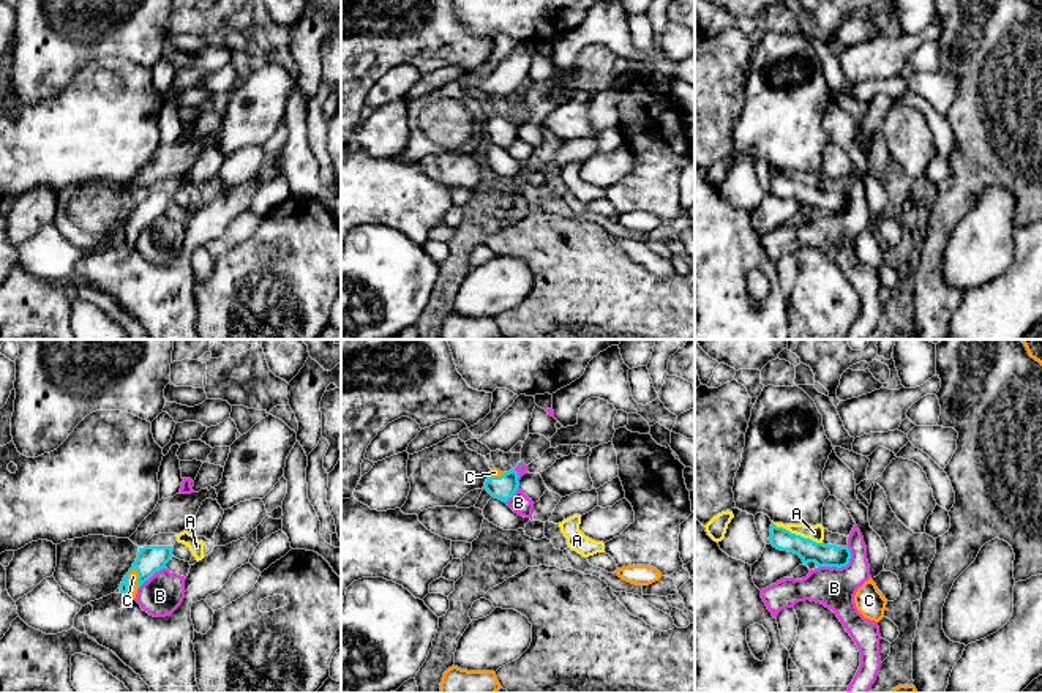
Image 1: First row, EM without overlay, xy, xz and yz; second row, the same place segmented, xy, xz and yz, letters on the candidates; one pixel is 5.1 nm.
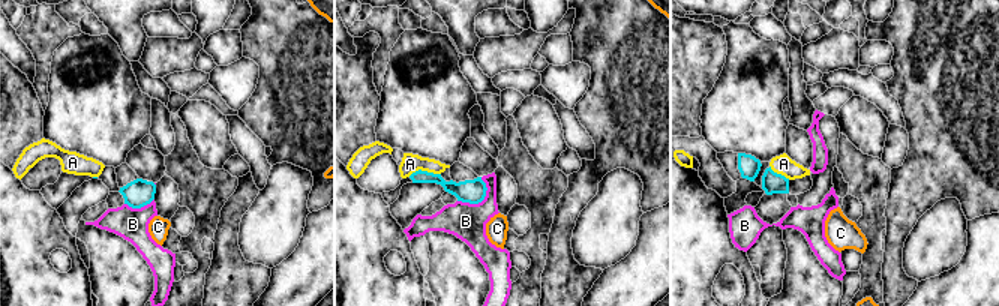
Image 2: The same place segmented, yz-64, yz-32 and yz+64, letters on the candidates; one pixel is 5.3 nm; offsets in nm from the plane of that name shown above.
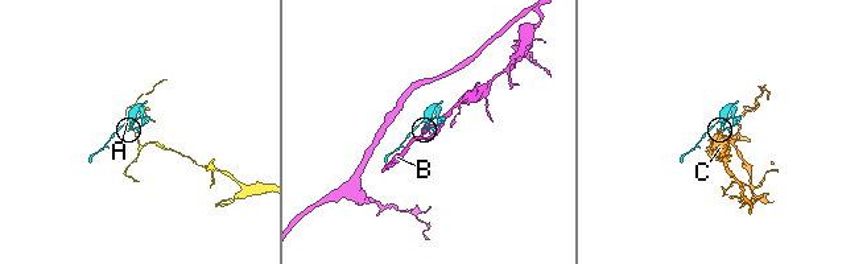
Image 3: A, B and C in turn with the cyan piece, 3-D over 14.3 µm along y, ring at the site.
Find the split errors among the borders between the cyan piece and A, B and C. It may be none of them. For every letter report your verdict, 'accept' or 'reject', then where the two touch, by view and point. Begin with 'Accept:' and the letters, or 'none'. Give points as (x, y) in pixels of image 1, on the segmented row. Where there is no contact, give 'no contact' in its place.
Accept: C
A: reject; meets cyan in yz at (798, 535)
B: reject; meets cyan in yz at (840, 567)
C: accept; meets cyan in xy at (127, 581)

